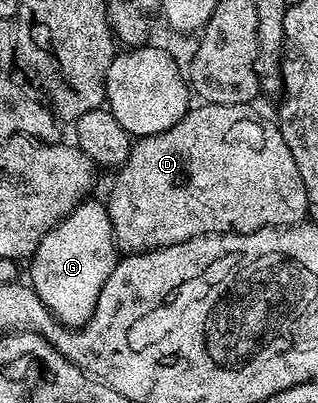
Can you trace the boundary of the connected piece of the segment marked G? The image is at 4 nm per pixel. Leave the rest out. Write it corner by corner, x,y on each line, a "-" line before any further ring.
90,197
79,203
70,214
64,216
42,238
40,245
29,260
31,263
28,283
42,298
42,302
53,308
63,320
73,321
75,324
81,325
92,317
100,293
104,289
108,277
112,277
112,269
118,264
119,258
120,248
114,239
114,230
107,211
107,204
102,201
97,203
94,197

